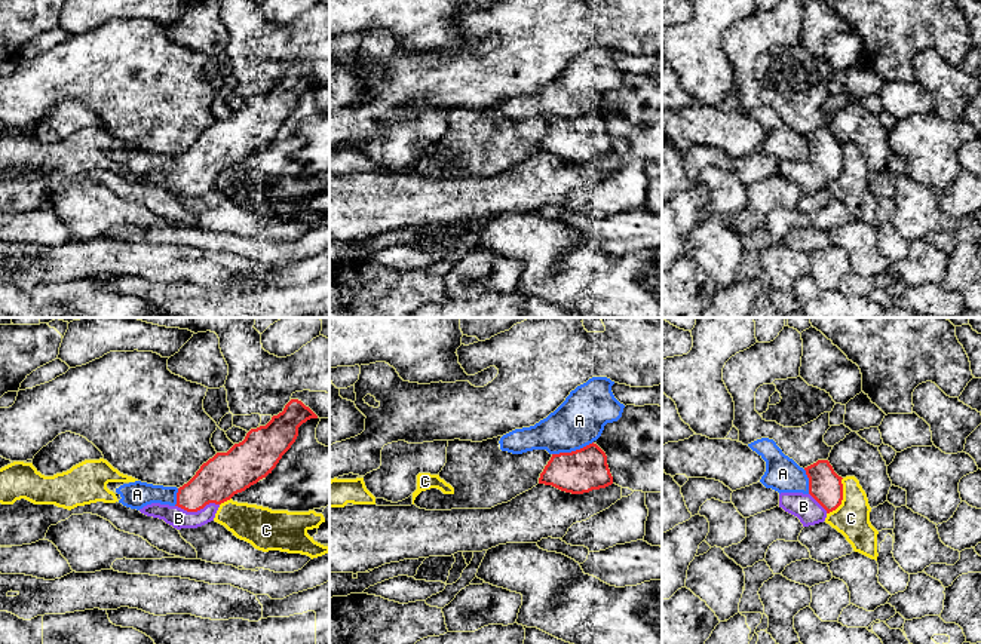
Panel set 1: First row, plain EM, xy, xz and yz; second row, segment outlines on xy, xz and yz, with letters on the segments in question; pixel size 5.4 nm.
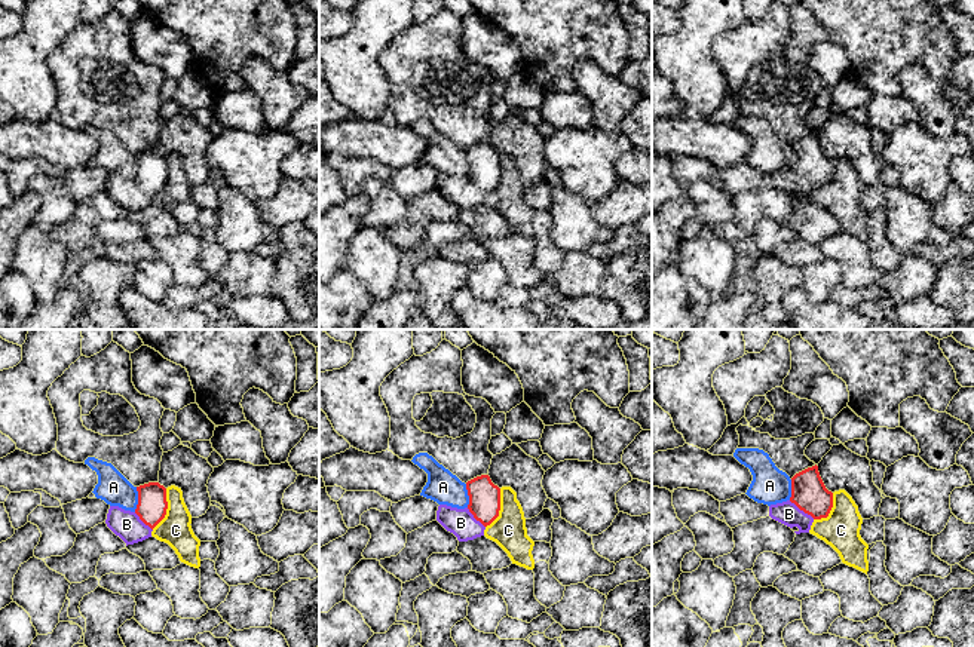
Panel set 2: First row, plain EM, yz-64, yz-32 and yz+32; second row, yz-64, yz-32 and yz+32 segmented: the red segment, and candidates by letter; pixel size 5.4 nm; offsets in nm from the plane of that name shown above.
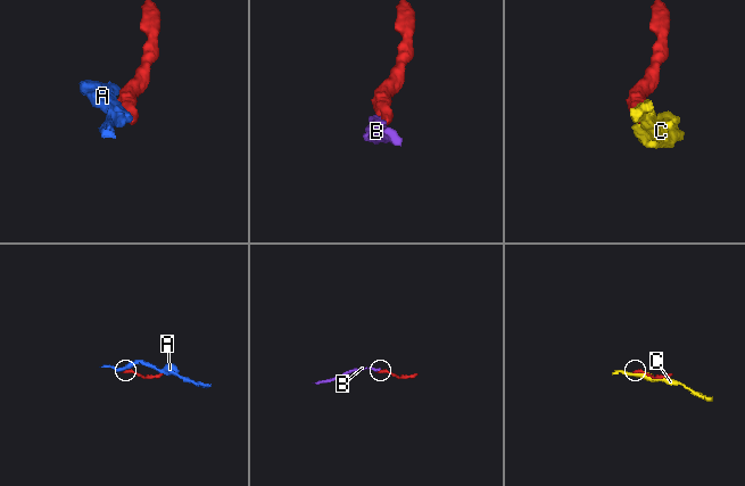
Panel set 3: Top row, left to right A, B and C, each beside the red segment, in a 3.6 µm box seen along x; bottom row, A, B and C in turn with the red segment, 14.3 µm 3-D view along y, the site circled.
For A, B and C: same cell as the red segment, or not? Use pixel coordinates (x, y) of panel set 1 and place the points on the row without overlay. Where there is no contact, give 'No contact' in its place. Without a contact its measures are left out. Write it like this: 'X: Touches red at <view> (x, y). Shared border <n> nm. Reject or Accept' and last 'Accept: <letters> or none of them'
A: Touches red at xz (572, 119). Shared border 240 nm. Reject
B: Touches red at xy (196, 178). Shared border 240 nm. Accept
C: Touches red at yz (842, 165). Shared border 220 nm. Reject
Accept: B

